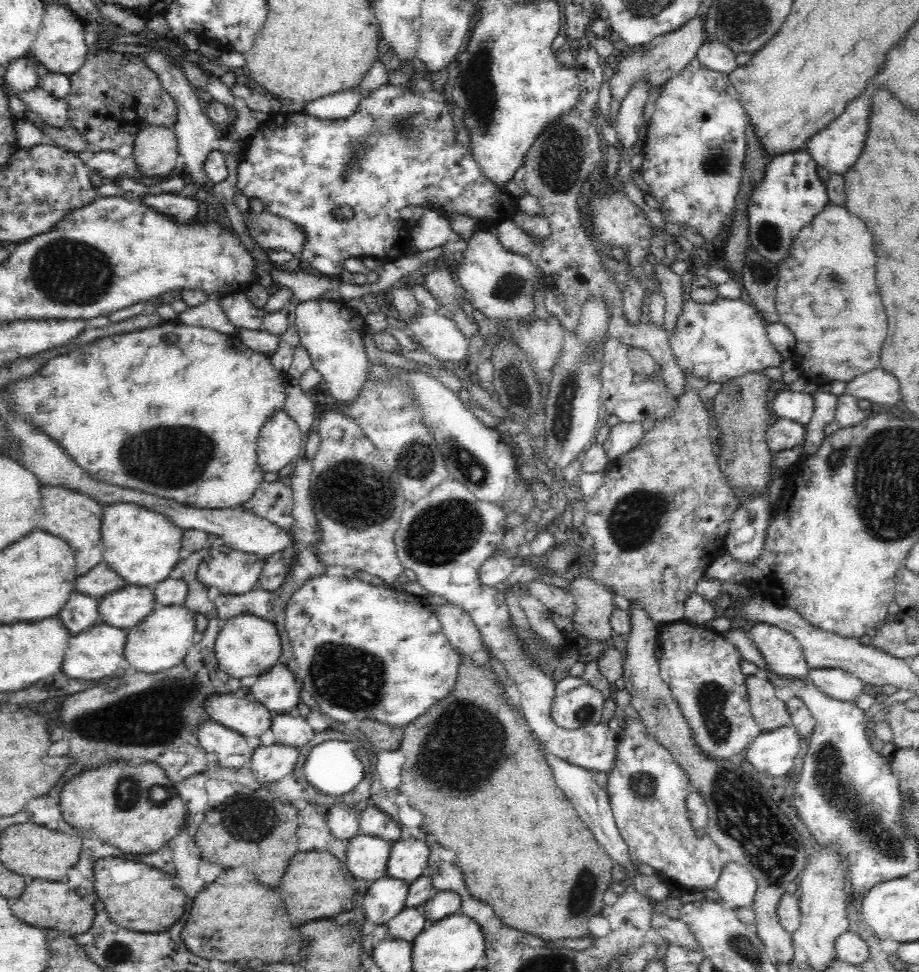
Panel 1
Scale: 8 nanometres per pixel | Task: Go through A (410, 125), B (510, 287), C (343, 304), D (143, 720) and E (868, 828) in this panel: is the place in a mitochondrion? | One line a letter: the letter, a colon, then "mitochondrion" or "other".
A: mitochondrion
B: mitochondrion
C: other
D: mitochondrion
E: mitochondrion

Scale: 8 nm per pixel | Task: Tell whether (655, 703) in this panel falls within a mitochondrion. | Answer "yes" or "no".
yes

